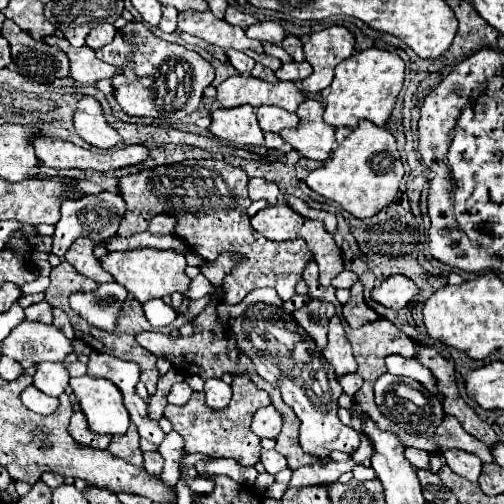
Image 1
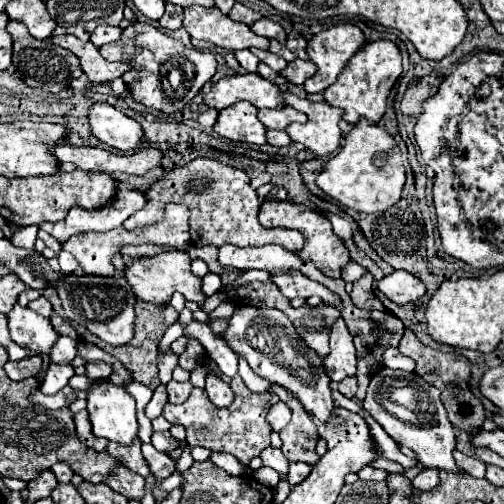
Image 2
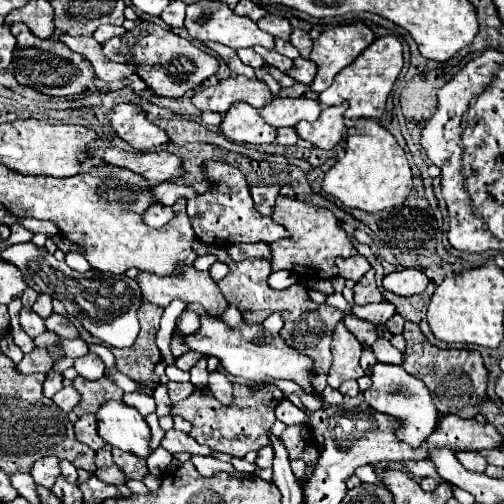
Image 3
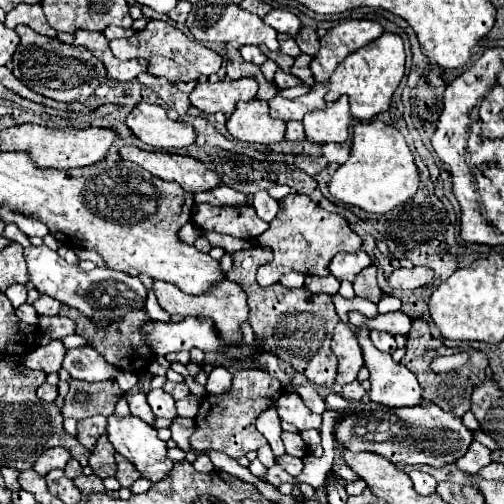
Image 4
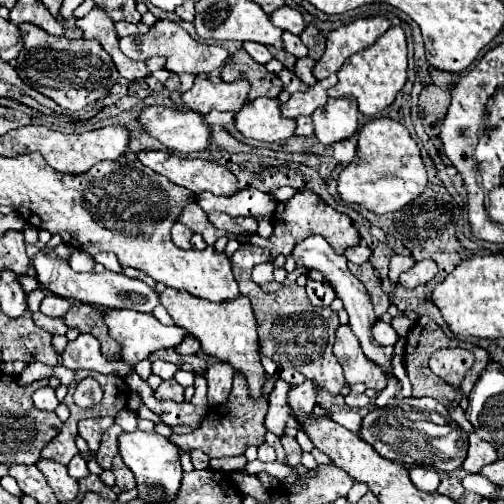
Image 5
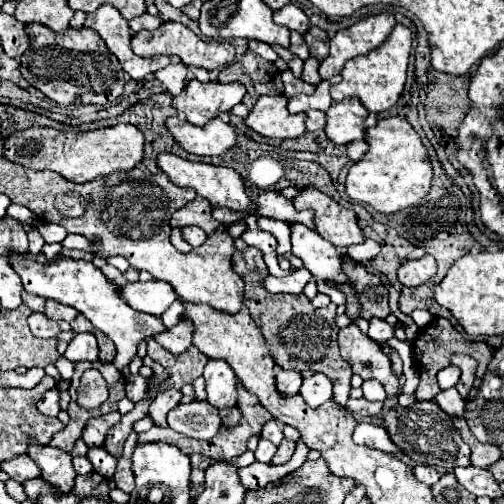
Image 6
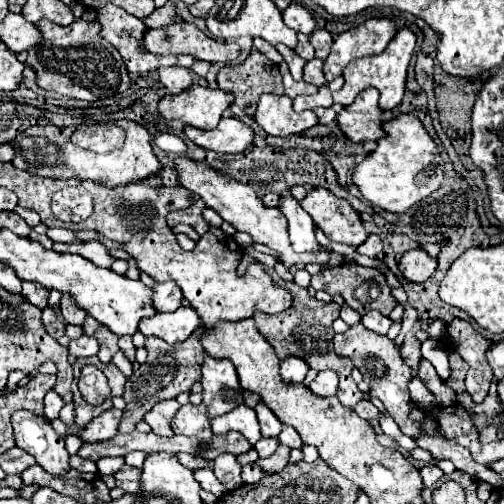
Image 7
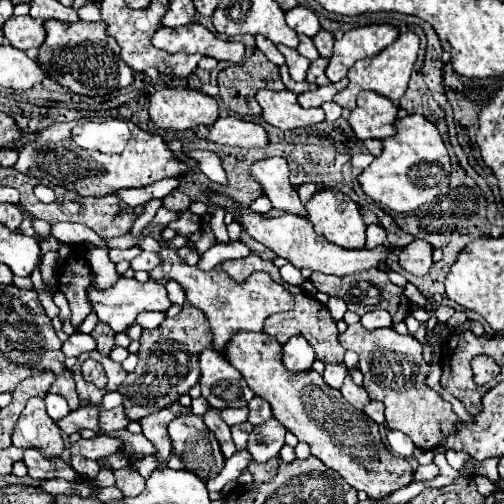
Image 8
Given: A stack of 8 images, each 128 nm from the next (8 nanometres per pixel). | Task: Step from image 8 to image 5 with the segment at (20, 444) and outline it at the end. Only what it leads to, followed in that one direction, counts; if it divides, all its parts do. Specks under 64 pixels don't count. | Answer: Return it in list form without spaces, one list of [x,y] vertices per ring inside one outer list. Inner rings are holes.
[[[40,458],[36,462],[36,466],[46,476],[48,486],[54,490],[54,494],[60,502],[70,502],[78,496],[78,480],[68,474],[68,468],[64,464]]]

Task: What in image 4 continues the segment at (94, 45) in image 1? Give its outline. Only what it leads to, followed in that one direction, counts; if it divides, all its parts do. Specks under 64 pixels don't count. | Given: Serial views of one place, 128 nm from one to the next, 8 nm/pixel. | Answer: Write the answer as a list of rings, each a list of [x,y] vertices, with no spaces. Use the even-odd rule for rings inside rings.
[[[108,26],[104,30],[104,36],[108,40],[114,40],[114,38],[130,38],[134,34],[136,34],[136,30],[132,30],[132,28],[120,28],[120,26]]]

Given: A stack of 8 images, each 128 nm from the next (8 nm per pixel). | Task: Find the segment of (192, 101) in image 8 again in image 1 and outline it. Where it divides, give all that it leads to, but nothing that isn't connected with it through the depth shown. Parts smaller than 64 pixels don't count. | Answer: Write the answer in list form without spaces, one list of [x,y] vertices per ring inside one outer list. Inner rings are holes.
[[[230,76],[218,88],[216,102],[220,108],[236,108],[242,104],[258,106],[278,106],[288,112],[296,112],[298,104],[304,100],[304,94],[294,86],[294,82],[270,84],[254,76]]]

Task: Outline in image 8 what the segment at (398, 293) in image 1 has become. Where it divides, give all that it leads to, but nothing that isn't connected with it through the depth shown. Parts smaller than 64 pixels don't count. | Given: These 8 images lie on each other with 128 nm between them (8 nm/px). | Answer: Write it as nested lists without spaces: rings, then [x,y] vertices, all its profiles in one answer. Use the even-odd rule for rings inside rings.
[[[414,240],[398,250],[398,260],[404,270],[414,276],[424,276],[432,266],[432,246],[426,240]]]

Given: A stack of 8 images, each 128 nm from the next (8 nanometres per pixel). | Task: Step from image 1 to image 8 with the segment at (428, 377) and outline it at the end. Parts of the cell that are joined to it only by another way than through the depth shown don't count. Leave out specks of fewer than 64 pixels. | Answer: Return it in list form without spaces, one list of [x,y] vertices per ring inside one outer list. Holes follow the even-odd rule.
[[[372,310],[368,314],[362,316],[362,326],[368,330],[376,330],[376,328],[388,328],[392,326],[392,318],[386,310]]]

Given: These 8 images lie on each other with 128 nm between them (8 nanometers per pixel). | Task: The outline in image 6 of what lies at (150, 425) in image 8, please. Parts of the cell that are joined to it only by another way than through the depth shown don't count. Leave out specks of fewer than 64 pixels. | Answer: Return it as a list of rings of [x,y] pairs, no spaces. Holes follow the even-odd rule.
[[[162,392],[160,396],[156,396],[156,400],[150,404],[150,412],[148,412],[148,418],[160,426],[160,428],[166,428],[166,414],[178,406],[182,398],[182,392]]]

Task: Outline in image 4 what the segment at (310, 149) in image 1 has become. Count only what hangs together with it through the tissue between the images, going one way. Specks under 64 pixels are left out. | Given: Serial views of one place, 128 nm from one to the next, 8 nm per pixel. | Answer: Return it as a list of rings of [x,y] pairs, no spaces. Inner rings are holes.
[[[340,96],[336,102],[328,102],[324,110],[308,112],[302,122],[306,136],[318,144],[346,142],[348,128],[352,122],[348,96]]]

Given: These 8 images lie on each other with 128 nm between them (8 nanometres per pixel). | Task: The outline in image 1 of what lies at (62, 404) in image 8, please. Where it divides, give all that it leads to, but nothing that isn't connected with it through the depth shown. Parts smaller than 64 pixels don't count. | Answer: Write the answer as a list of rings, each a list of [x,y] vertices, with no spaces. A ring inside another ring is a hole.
[[[72,352],[62,362],[38,364],[38,372],[34,374],[34,386],[42,390],[44,394],[58,398],[66,390],[68,380],[70,380],[68,364],[74,364],[74,362],[78,362],[78,354]]]

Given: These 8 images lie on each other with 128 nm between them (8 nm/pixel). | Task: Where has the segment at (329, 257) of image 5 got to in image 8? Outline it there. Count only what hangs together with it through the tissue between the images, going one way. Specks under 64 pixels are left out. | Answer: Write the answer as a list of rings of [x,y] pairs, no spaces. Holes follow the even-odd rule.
[[[266,158],[250,164],[250,176],[260,184],[264,196],[272,200],[274,208],[290,214],[306,216],[306,208],[300,204],[296,188],[290,184],[288,162],[284,158]]]

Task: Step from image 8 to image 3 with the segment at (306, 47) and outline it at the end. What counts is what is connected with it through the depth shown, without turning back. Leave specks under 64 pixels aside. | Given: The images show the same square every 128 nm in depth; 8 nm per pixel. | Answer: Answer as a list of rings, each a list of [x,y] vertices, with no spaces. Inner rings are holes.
[[[276,38],[276,48],[274,48],[276,52],[280,52],[280,54],[284,54],[284,56],[288,56],[288,58],[298,58],[300,54],[298,54],[298,50],[288,42],[288,40],[280,40],[280,38]]]

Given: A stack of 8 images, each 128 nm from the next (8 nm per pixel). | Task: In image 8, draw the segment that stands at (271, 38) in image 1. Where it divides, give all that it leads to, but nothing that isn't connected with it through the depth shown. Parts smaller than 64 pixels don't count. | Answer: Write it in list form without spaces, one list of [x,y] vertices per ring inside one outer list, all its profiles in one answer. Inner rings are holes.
[[[296,6],[292,8],[290,12],[286,12],[286,22],[292,30],[296,30],[298,34],[308,34],[308,36],[314,36],[318,34],[320,30],[320,22],[318,22],[318,16],[304,8],[304,6]]]

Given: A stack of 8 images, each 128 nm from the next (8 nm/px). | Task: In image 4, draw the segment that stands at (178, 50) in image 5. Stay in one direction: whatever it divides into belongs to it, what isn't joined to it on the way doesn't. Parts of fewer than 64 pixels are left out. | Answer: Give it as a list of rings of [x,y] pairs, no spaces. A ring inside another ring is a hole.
[[[150,20],[144,30],[140,30],[136,36],[132,36],[128,40],[126,38],[112,40],[110,50],[120,60],[132,60],[132,58],[148,60],[148,72],[154,76],[164,76],[170,82],[198,80],[200,76],[216,74],[222,66],[222,56],[216,50],[206,48],[196,40],[190,40],[182,30],[174,28],[172,24],[168,24],[164,20]]]

